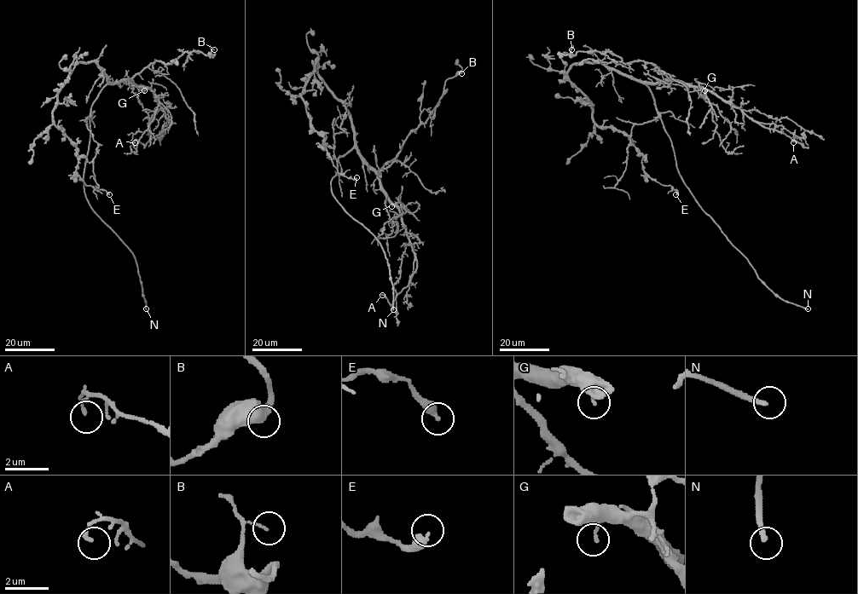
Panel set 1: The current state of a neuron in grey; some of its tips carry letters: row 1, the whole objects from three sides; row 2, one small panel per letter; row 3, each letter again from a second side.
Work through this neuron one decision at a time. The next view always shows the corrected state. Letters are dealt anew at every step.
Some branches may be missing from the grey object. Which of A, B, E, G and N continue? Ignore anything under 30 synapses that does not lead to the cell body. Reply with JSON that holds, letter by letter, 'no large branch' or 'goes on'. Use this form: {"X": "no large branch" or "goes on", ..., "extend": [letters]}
{"A": "no large branch", "B": "no large branch", "E": "no large branch", "G": "no large branch", "N": "goes on", "extend": ["N"]}

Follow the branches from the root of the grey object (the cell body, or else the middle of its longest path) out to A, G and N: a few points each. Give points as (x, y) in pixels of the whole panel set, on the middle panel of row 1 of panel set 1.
A: (351, 148), (377, 175), (380, 189), (397, 208), (416, 259), (415, 271), (393, 302), (391, 304), (382, 295)
G: (351, 148), (356, 150), (377, 175), (379, 188), (391, 206)
N: (351, 148), (337, 159), (337, 172), (330, 183), (332, 193), (339, 204), (380, 245), (392, 285), (393, 309)

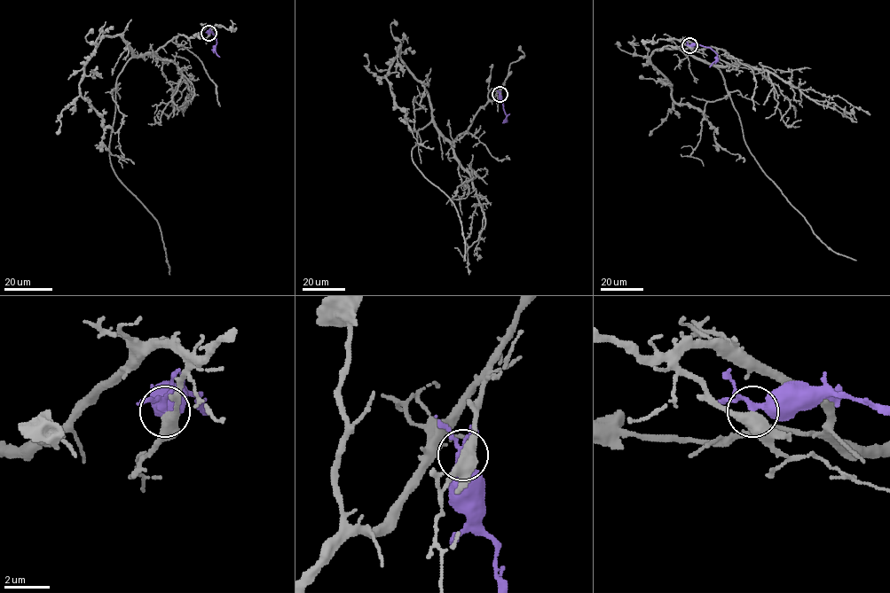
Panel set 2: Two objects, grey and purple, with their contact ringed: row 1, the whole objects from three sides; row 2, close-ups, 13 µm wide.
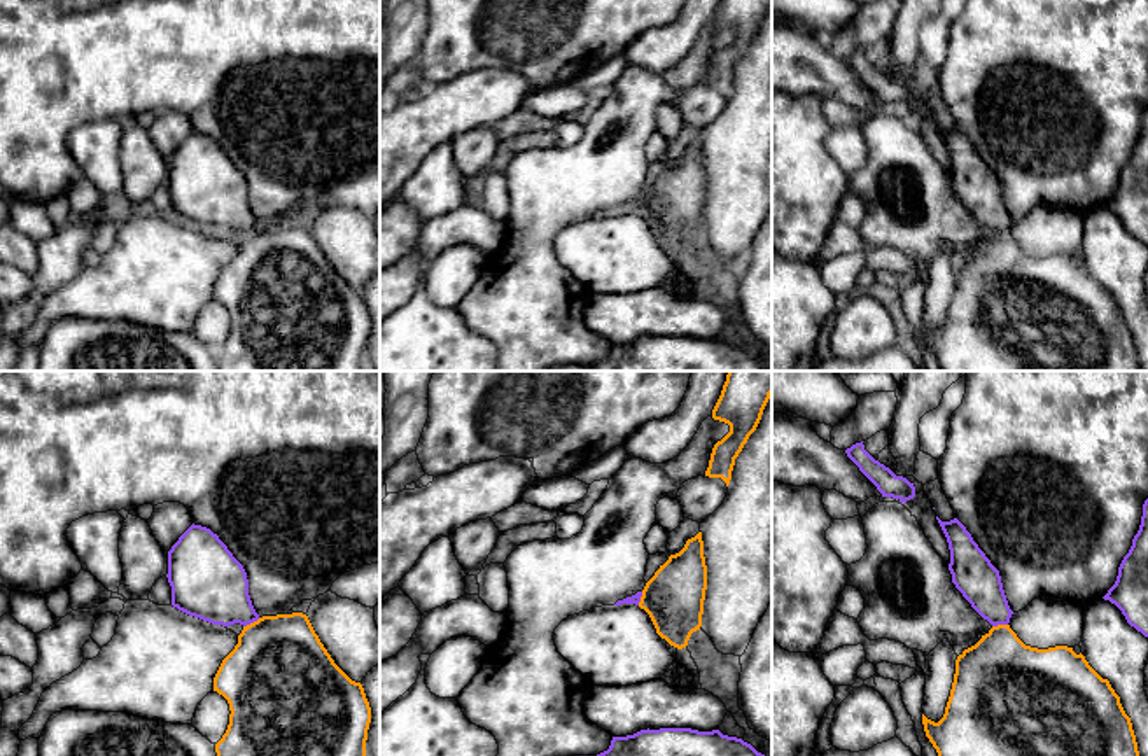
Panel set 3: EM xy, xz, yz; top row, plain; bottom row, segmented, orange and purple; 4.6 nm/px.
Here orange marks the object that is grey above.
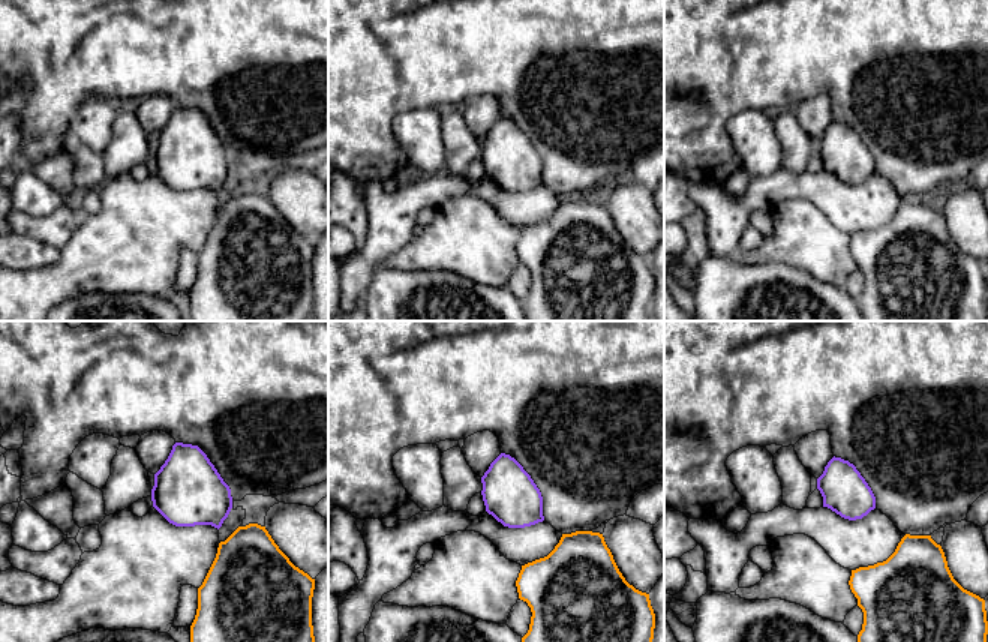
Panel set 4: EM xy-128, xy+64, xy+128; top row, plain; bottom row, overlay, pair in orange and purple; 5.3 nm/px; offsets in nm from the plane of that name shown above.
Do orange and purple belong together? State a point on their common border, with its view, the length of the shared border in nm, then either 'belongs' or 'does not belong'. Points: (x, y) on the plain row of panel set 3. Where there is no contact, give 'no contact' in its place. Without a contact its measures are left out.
meets orange in xy at (251, 231); contact 90 nm long; does not belong

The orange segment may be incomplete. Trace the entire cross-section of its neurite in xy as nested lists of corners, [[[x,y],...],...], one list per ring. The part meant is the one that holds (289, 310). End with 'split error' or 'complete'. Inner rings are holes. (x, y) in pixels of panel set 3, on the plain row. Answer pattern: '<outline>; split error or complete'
[[[303,220],[262,224],[257,229],[243,234],[238,243],[238,252],[222,268],[215,285],[214,299],[222,303],[229,312],[229,332],[222,346],[215,352],[219,371],[368,371],[366,348],[371,331],[371,315],[360,290],[352,289],[331,266],[310,228]]]; complete

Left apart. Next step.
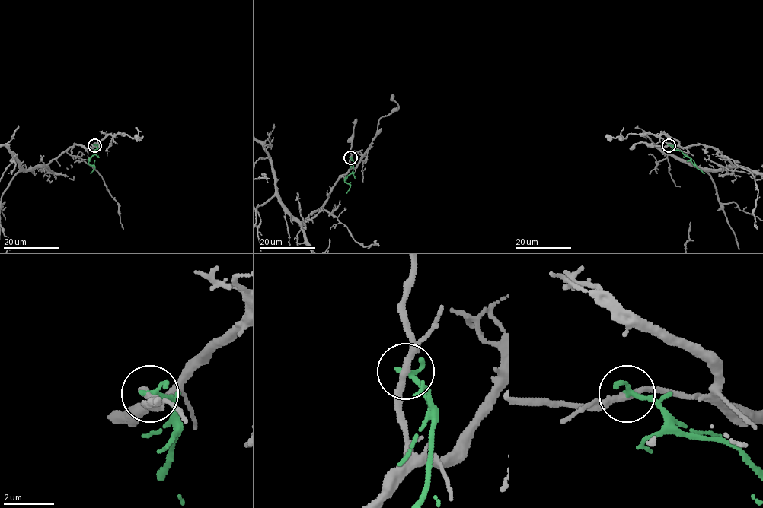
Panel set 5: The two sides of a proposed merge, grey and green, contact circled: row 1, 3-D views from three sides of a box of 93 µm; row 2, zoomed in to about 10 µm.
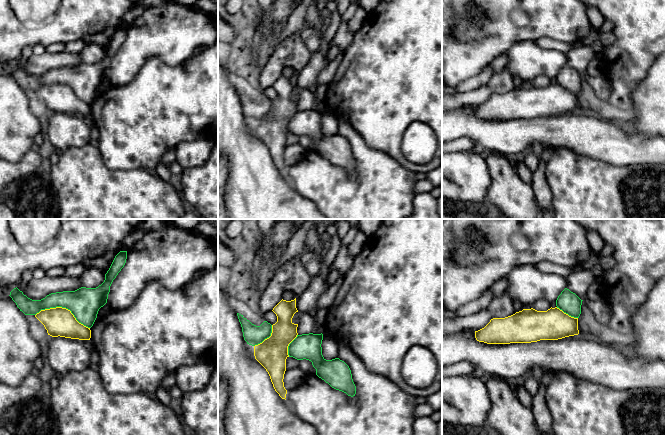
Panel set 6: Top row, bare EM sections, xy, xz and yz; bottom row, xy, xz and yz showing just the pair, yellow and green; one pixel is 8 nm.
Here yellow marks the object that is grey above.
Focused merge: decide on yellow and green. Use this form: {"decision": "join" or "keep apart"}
{"decision": "keep apart"}

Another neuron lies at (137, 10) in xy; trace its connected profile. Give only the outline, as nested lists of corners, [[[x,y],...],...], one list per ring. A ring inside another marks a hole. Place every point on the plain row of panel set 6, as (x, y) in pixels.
[[[144,5],[133,6],[121,19],[122,27],[129,27],[137,17],[142,15],[146,8]]]

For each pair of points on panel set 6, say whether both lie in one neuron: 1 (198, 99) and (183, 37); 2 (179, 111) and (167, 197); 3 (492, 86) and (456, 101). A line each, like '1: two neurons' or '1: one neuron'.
1: two neurons
2: two neurons
3: one neuron

